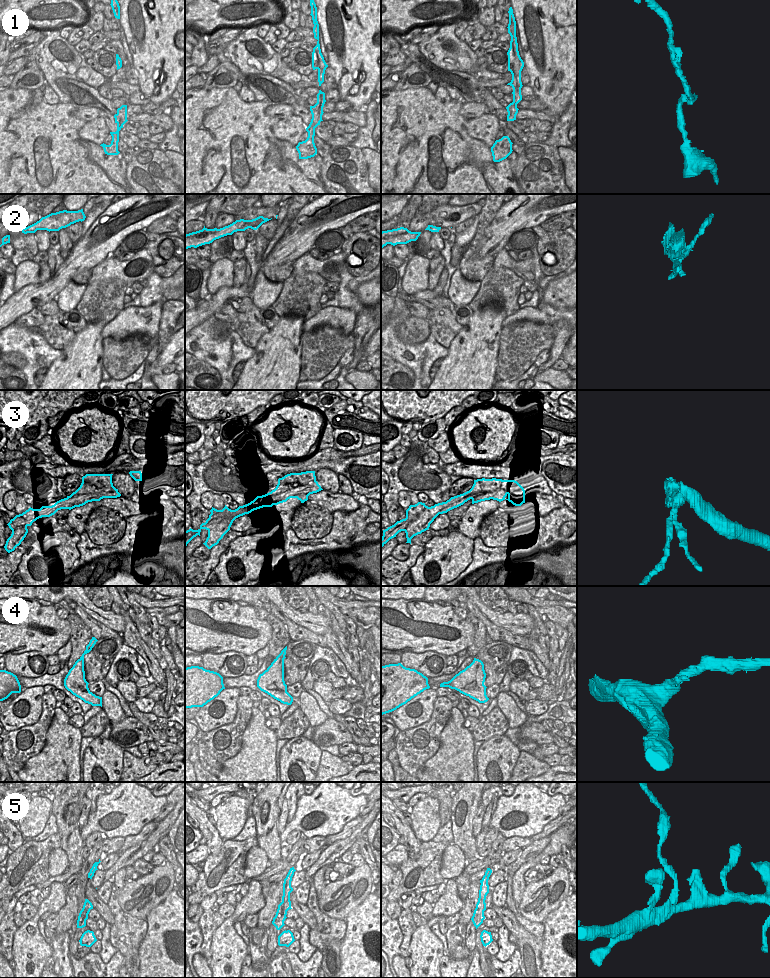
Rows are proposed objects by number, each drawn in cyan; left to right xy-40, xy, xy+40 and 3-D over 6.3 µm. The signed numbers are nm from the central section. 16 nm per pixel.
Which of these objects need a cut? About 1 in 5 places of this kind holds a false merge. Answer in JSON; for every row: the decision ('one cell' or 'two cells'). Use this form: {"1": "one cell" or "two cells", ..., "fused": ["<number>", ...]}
{"1": "one cell", "2": "one cell", "3": "two cells", "4": "one cell", "5": "two cells", "fused": ["3", "5"]}

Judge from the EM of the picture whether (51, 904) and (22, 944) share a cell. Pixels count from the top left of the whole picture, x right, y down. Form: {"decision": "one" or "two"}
{"decision": "one"}

